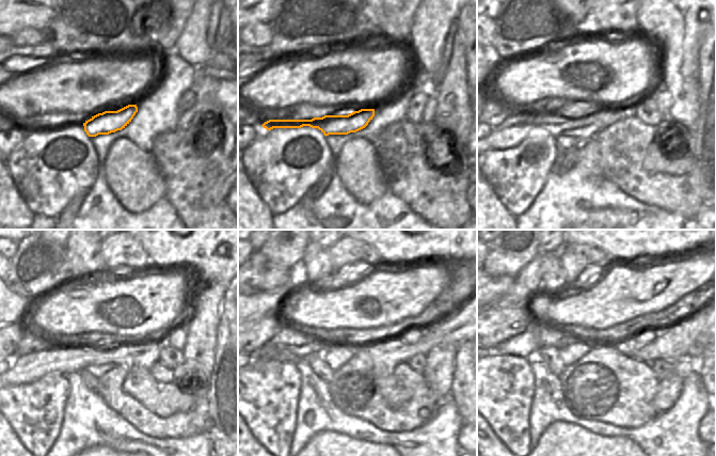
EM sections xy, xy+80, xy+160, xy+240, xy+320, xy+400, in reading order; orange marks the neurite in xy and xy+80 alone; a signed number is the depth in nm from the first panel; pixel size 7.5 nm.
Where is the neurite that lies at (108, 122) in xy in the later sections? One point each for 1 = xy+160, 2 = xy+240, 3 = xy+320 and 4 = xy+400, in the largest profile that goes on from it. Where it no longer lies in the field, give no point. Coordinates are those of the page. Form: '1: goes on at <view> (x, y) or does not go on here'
1: goes on at xy+160 (515, 128)
2: goes on at xy+240 (142, 355)
3: goes on at xy+320 (455, 329)
4: goes on at xy+400 (680, 340)

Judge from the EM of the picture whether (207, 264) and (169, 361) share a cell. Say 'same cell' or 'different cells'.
different cells

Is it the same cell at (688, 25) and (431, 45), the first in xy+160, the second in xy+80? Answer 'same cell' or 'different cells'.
same cell

